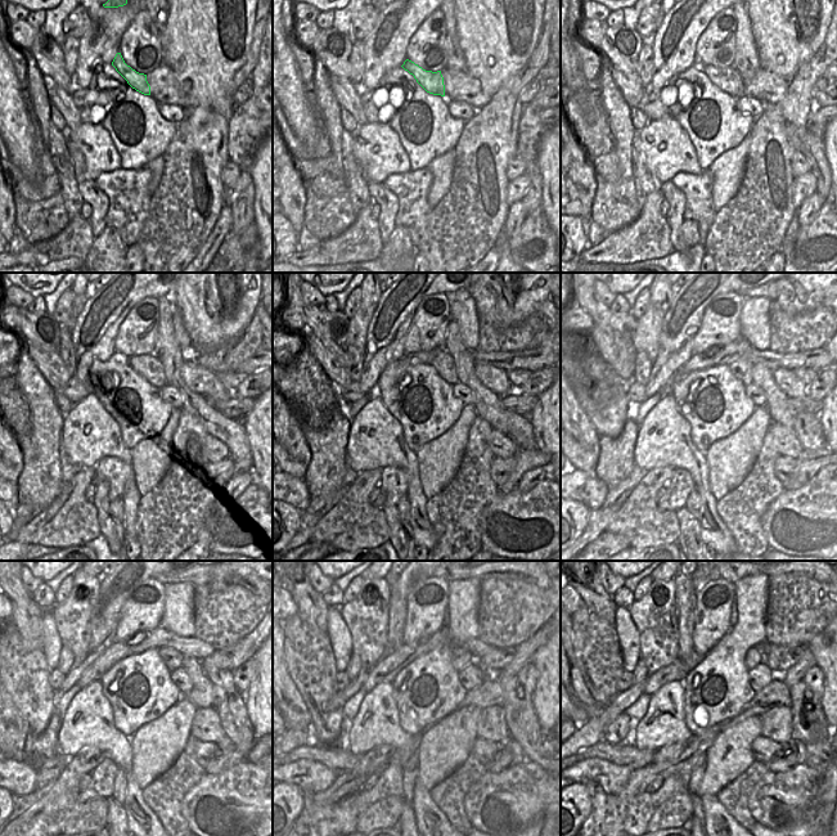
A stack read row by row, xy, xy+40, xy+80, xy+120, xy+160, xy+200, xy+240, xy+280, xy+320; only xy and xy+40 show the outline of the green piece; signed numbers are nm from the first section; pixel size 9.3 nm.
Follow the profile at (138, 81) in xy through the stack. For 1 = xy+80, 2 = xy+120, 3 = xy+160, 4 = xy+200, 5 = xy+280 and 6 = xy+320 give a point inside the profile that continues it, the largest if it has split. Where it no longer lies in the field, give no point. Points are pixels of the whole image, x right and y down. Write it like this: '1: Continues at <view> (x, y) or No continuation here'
1: Continues at xy+80 (728, 80)
2: Continues at xy+120 (148, 365)
3: Continues at xy+160 (442, 362)
4: Continues at xy+200 (742, 369)
5: Continues at xy+280 (460, 657)
6: Continues at xy+320 (754, 656).

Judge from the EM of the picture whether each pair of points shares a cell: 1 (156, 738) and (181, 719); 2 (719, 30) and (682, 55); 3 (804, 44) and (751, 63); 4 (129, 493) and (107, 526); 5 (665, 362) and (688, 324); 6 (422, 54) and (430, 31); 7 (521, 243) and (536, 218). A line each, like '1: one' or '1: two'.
1: one
2: two
3: two
4: two
5: one
6: one
7: one

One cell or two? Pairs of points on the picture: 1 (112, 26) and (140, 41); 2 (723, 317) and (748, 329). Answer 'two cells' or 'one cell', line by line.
1: two cells
2: two cells

